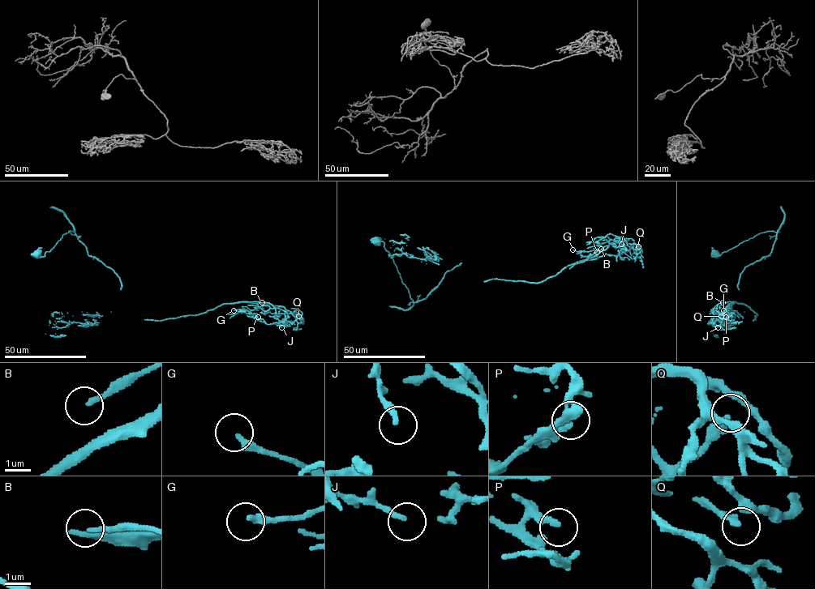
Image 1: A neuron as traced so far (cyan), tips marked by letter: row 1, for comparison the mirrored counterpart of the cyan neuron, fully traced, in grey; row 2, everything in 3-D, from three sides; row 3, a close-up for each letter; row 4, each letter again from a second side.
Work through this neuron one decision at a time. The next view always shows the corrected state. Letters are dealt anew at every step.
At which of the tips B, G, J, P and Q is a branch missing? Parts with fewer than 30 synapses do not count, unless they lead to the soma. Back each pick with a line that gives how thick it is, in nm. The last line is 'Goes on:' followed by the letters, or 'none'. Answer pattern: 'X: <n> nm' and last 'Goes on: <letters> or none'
G: 280 nm
P: 260 nm
Goes on: G, P

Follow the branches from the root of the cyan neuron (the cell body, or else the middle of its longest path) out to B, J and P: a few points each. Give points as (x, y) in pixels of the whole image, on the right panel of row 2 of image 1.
B: (715, 254), (777, 232), (770, 253), (739, 279), (756, 319), (745, 305), (722, 302)
J: (715, 254), (777, 232), (770, 253), (739, 279), (756, 319), (744, 304), (720, 303), (710, 322), (718, 327)
P: (715, 254), (777, 232), (770, 253), (739, 279), (756, 319), (735, 302), (726, 317)

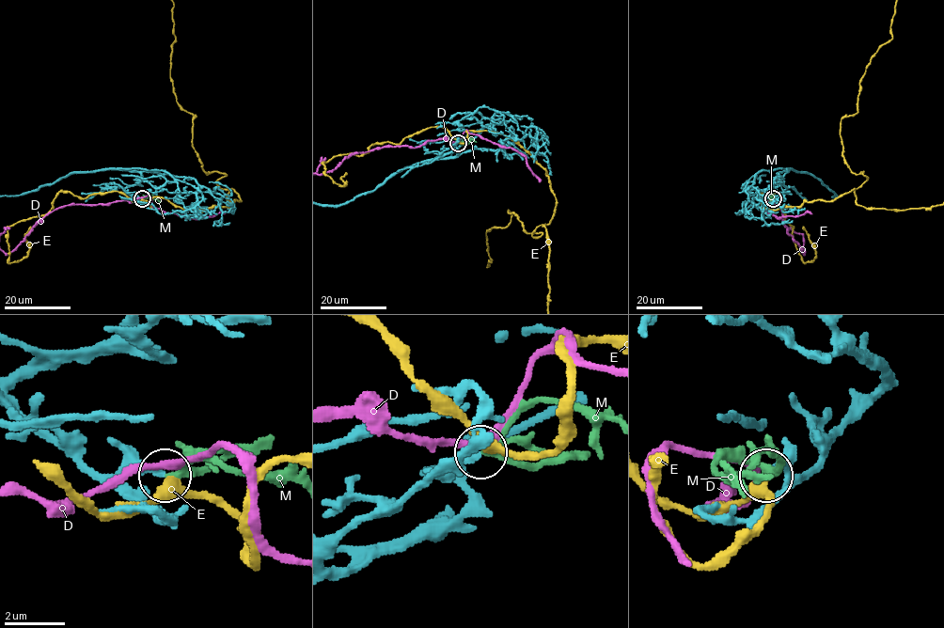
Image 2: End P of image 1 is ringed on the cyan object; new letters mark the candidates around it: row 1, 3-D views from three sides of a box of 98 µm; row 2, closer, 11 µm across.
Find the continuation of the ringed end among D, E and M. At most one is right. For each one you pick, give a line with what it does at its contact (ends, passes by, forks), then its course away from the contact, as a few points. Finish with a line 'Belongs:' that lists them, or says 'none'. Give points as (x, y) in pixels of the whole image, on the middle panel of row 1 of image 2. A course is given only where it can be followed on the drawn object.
M: it passes by | via (457, 143), (464, 137), (477, 142)
Belongs: M

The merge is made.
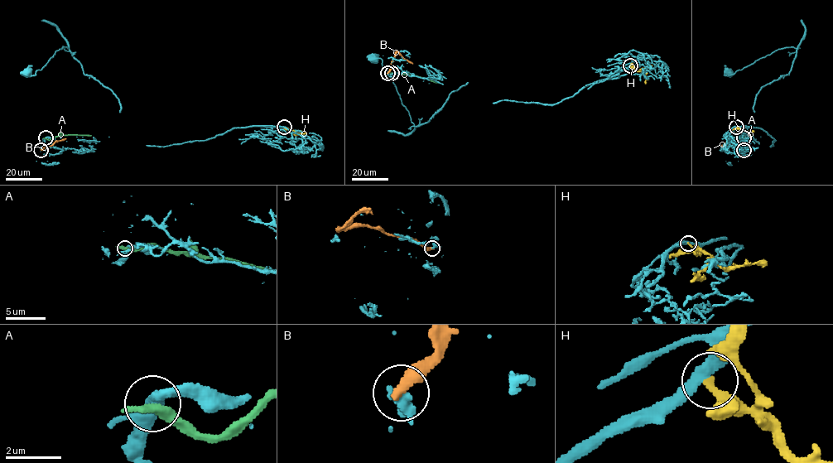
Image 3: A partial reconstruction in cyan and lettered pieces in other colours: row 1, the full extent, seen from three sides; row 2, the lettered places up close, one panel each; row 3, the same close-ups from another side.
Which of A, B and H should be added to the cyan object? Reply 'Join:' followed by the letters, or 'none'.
Join: none

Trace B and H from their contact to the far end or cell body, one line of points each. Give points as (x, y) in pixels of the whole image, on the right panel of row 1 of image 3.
B: (743, 149), (722, 145), (734, 138)
H: (736, 127), (743, 132), (753, 131)

